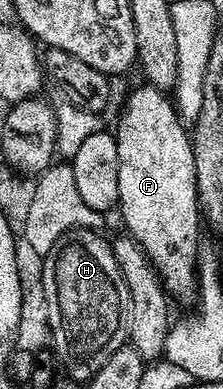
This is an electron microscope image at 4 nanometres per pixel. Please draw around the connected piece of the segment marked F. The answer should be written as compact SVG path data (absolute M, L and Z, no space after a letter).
M141 84L126 98L116 129L116 148L119 149L118 206L122 210L125 233L144 248L148 260L154 266L167 295L193 299L198 292L198 222L200 207L197 196L196 168L194 167L194 143L182 125L171 95L155 86Z

